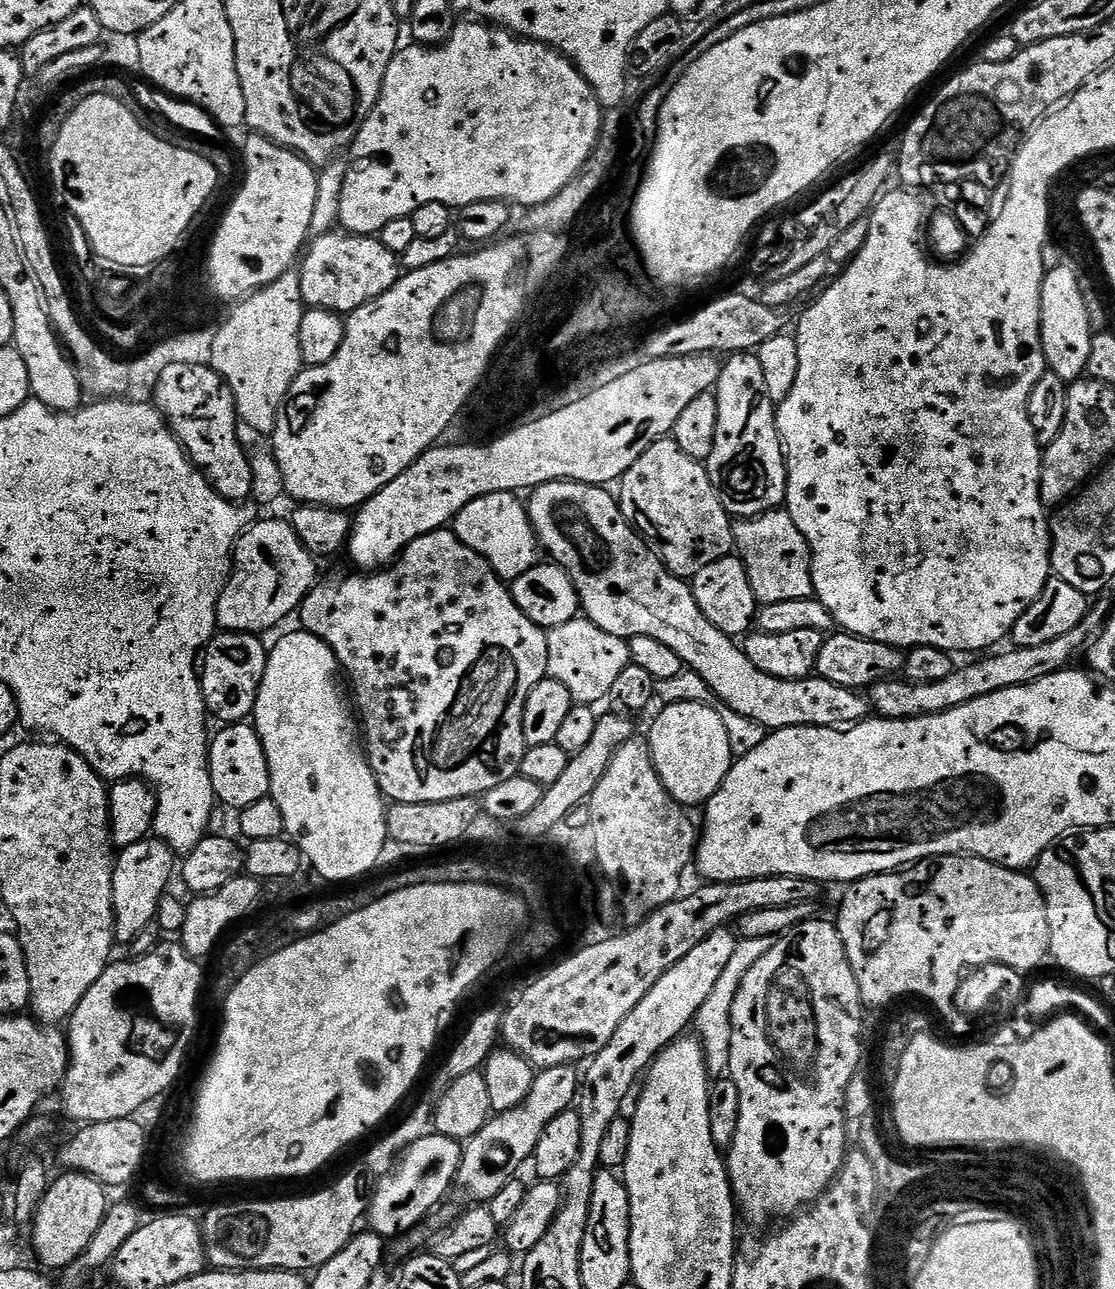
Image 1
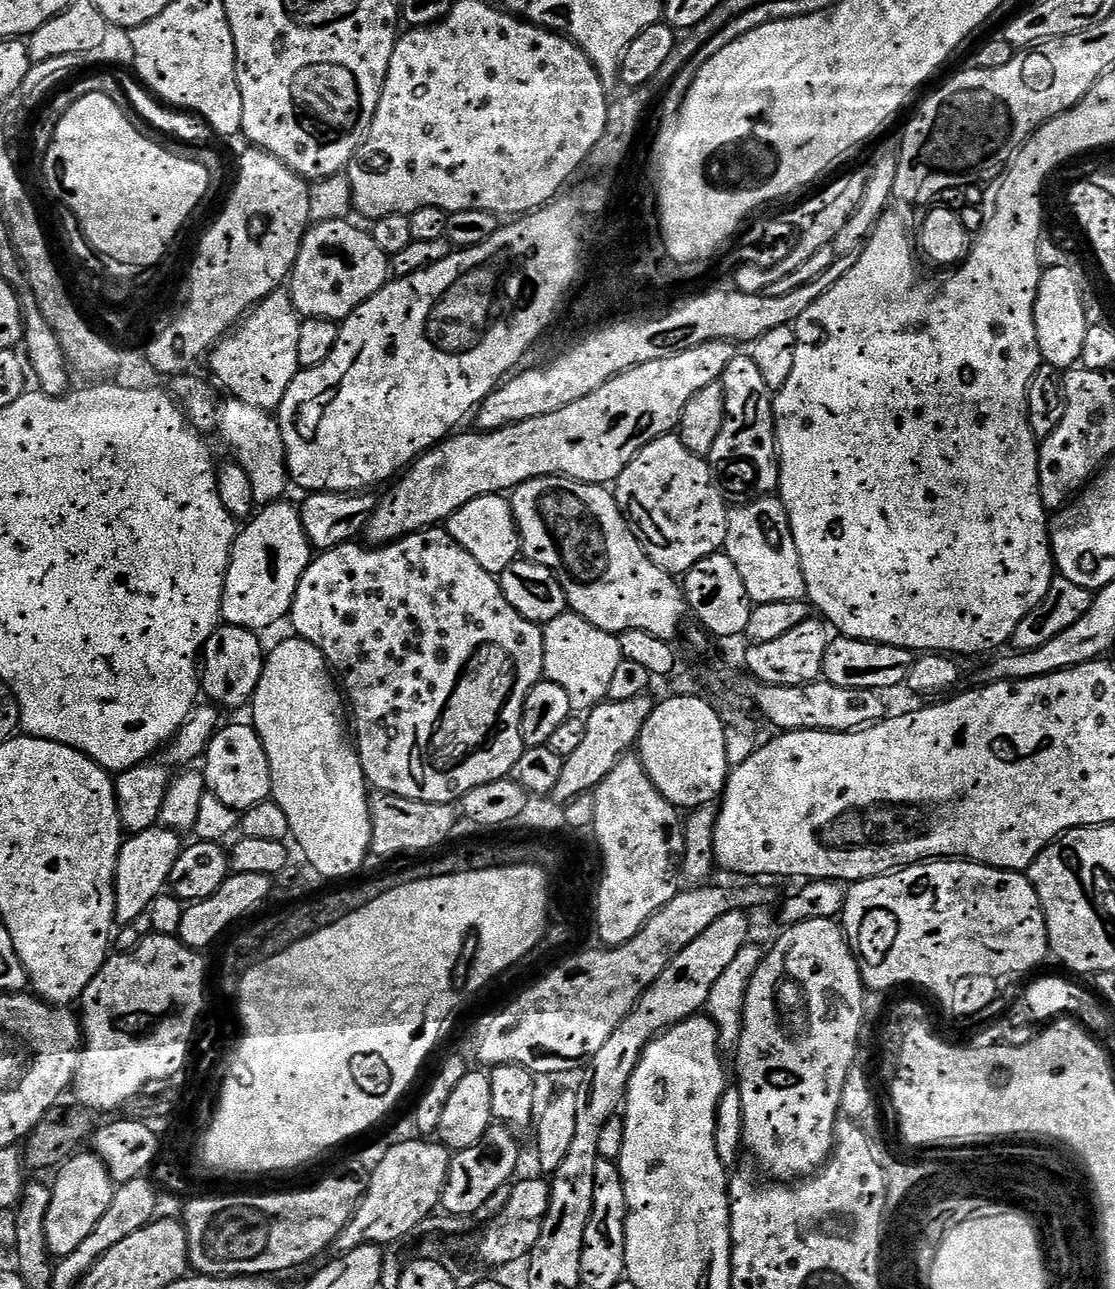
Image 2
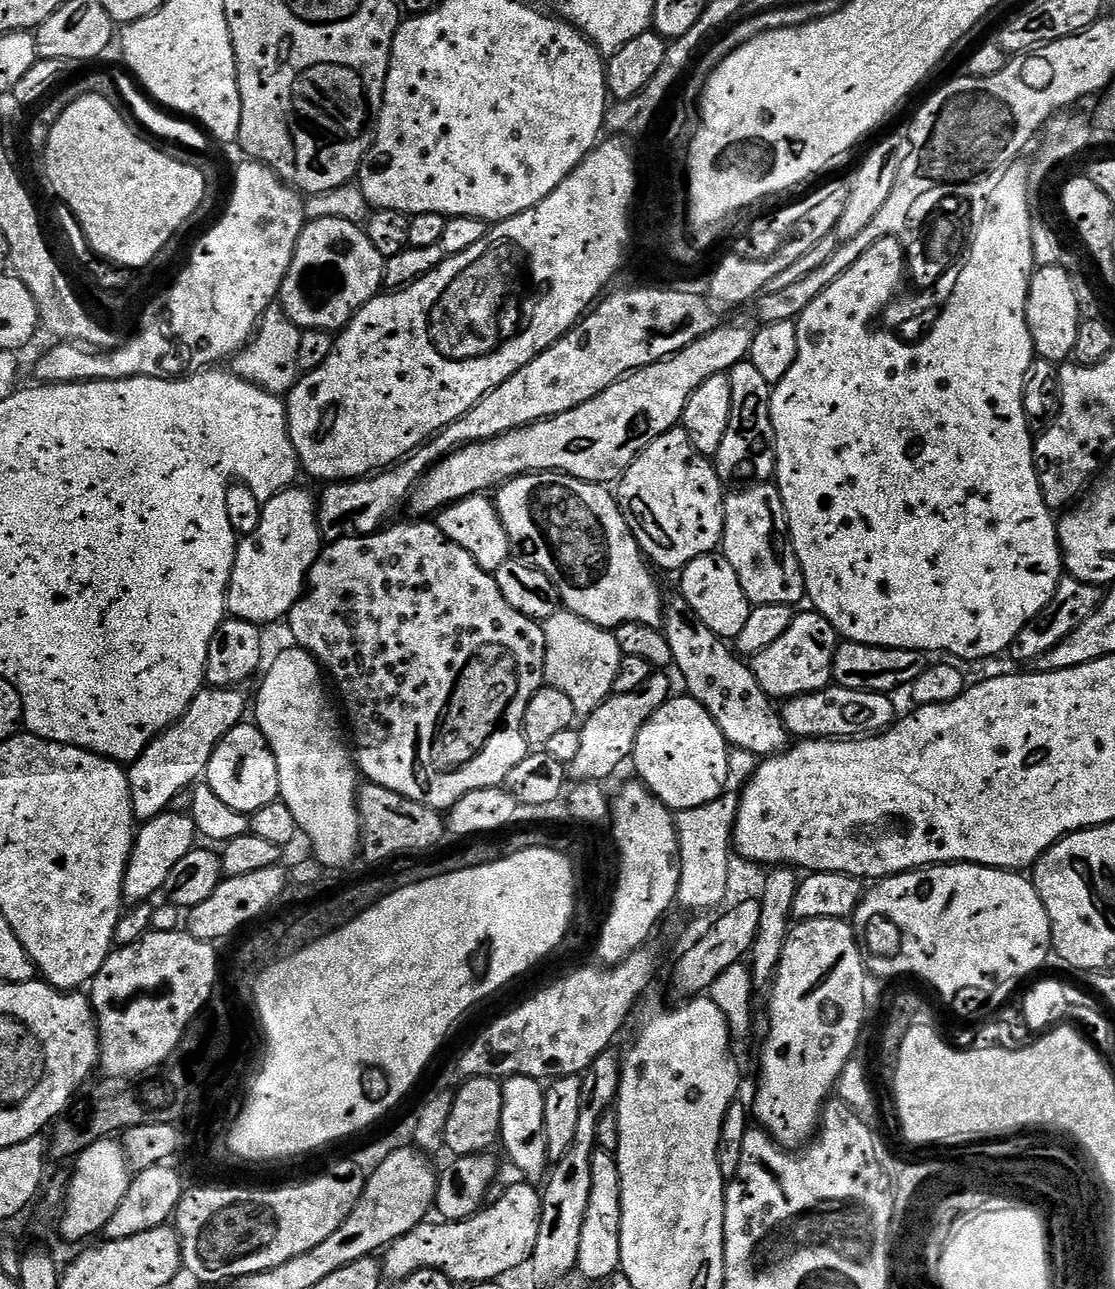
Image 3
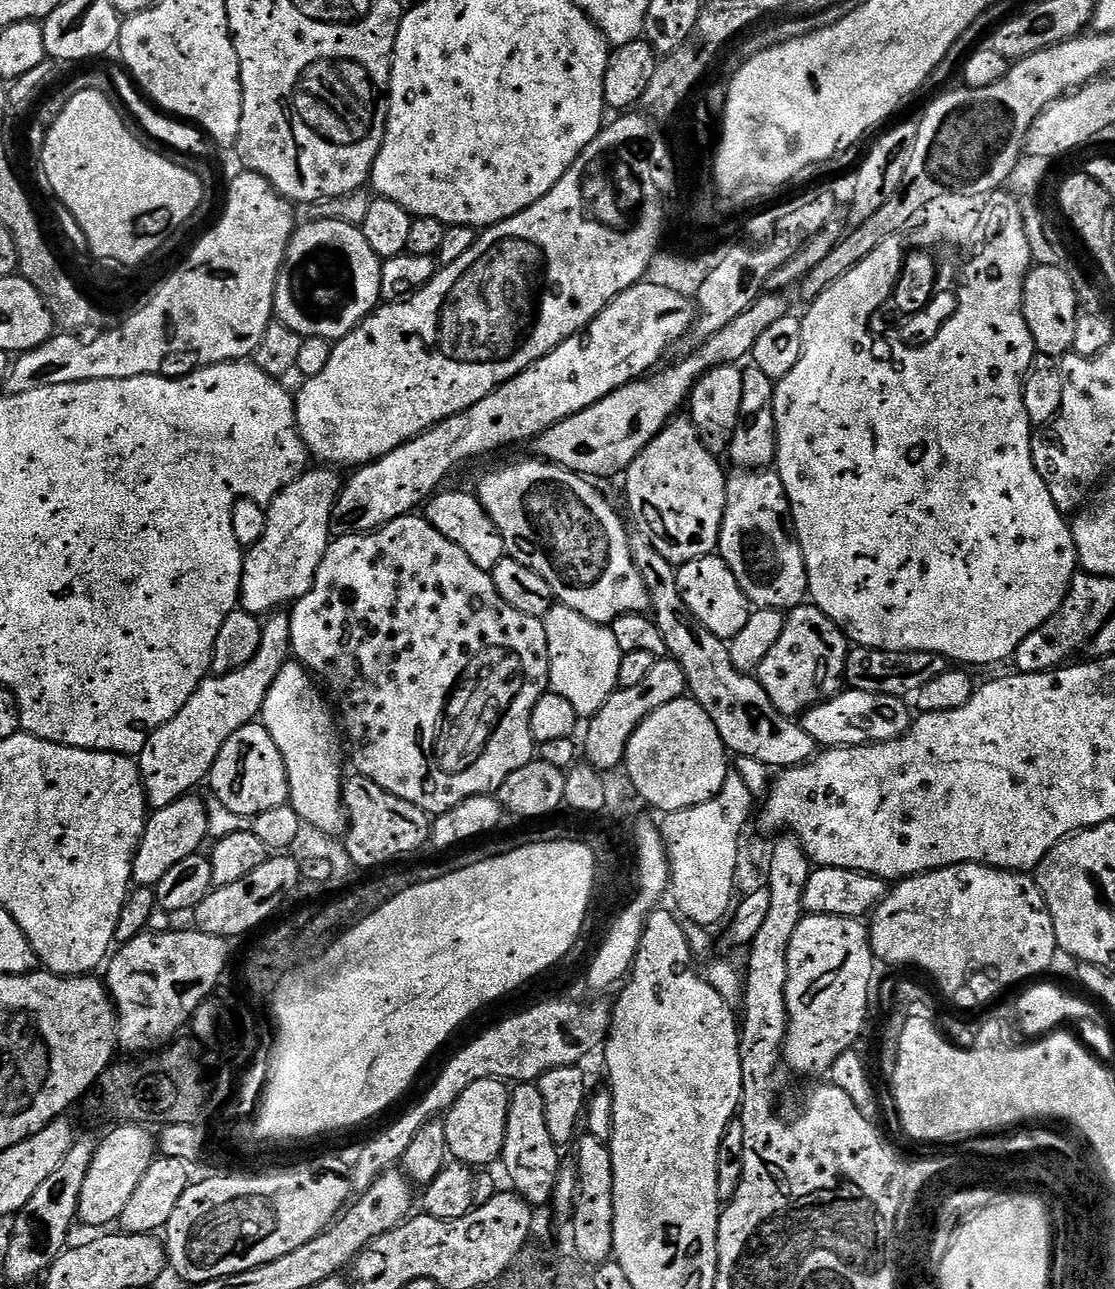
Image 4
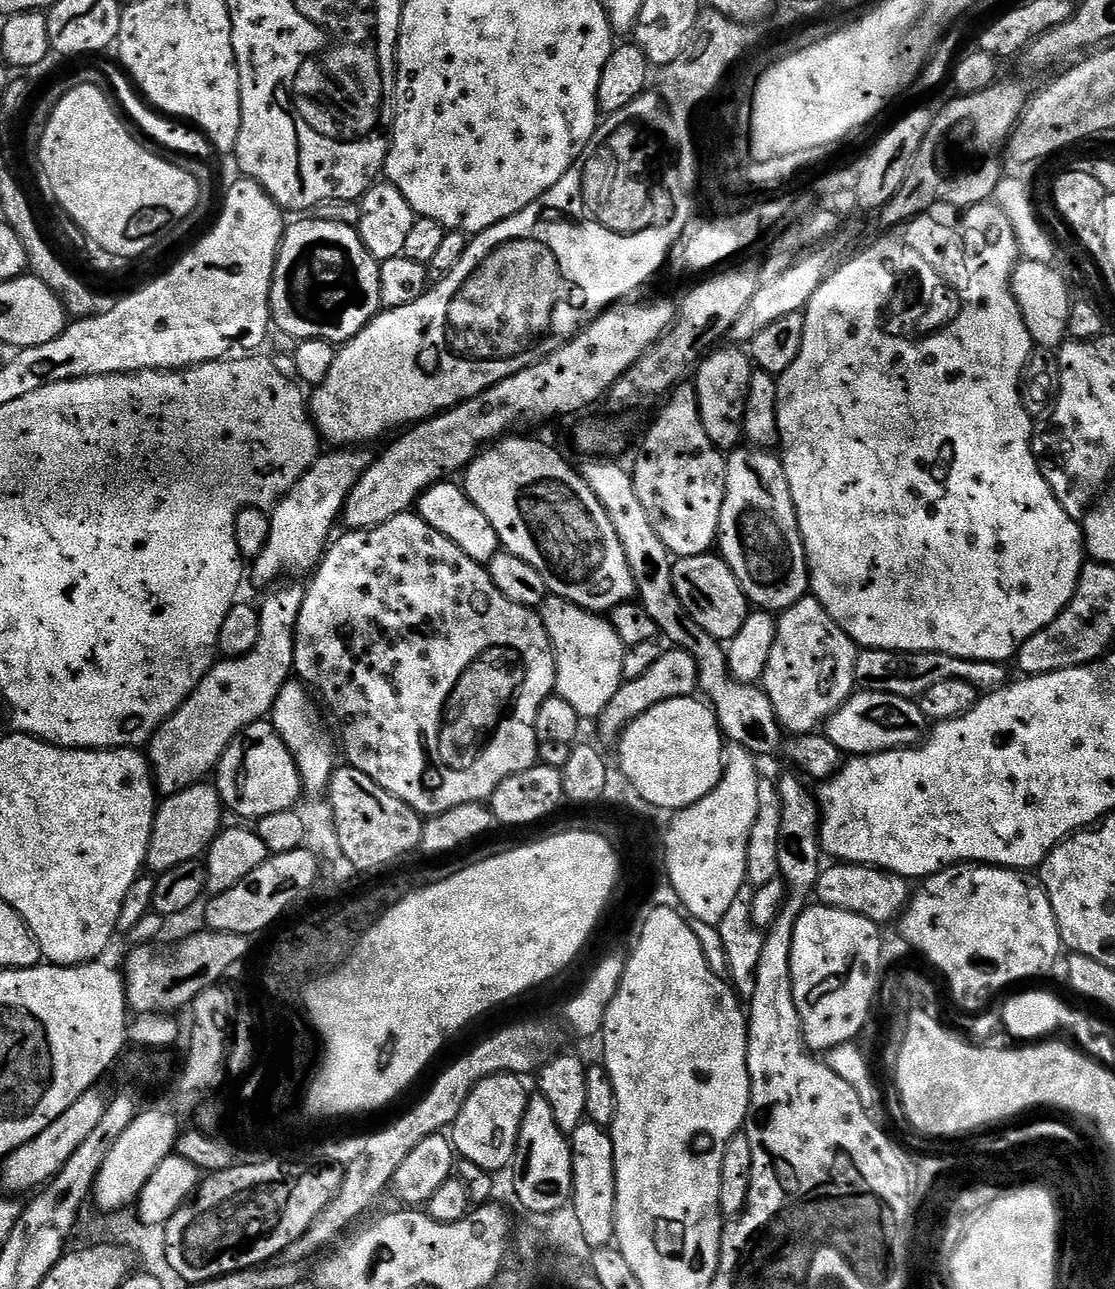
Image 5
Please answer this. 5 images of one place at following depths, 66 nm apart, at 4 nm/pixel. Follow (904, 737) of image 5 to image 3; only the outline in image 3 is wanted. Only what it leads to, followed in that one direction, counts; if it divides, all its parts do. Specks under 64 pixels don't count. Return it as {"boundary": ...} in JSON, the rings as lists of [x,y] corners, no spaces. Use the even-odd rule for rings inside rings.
{"boundary":[[[829,686],[823,692],[811,692],[794,696],[782,704],[784,725],[789,737],[800,740],[843,740],[863,738],[883,733],[898,719],[896,704],[891,695],[882,692],[846,690],[839,686]]]}

